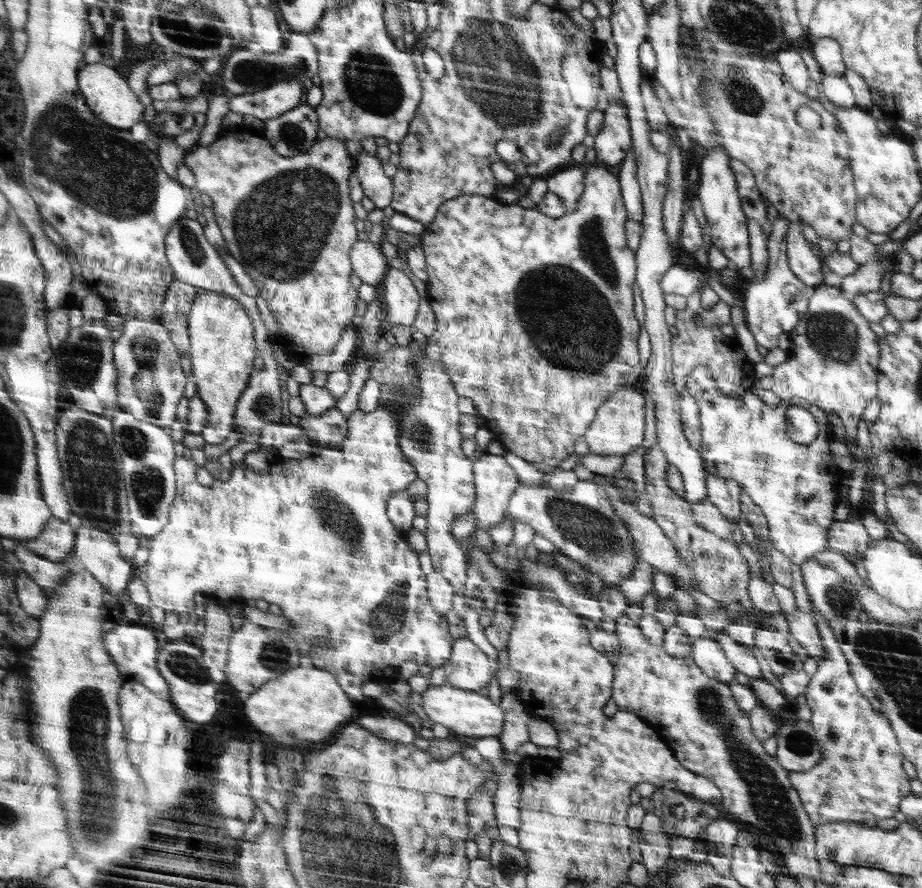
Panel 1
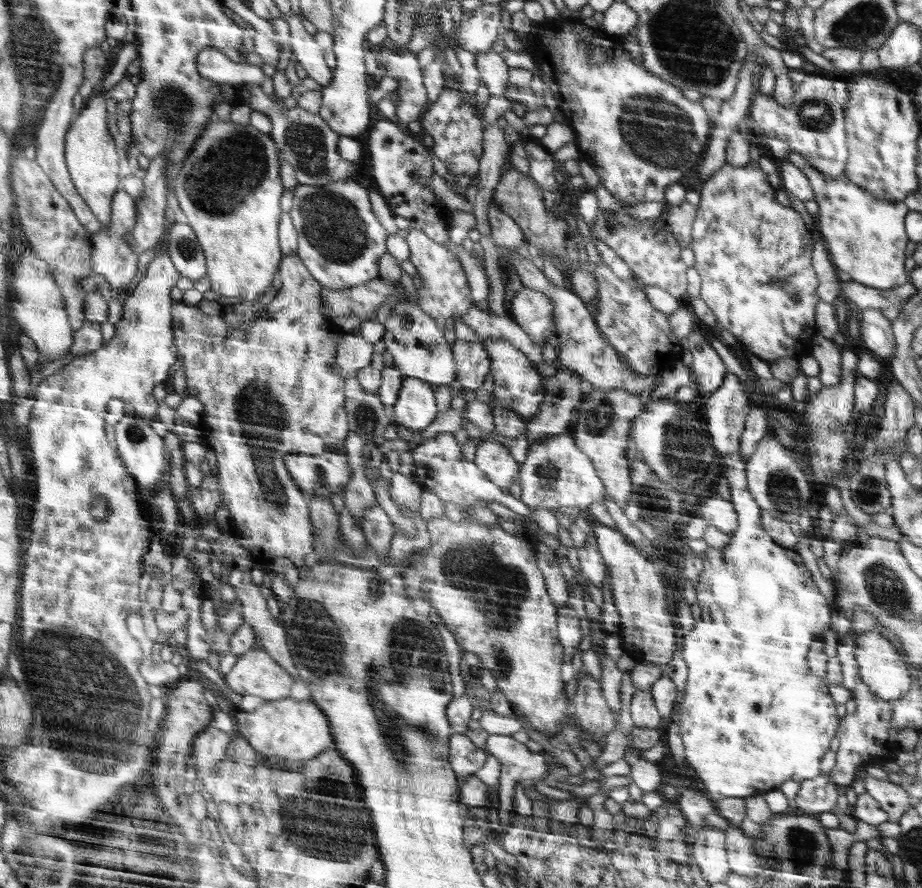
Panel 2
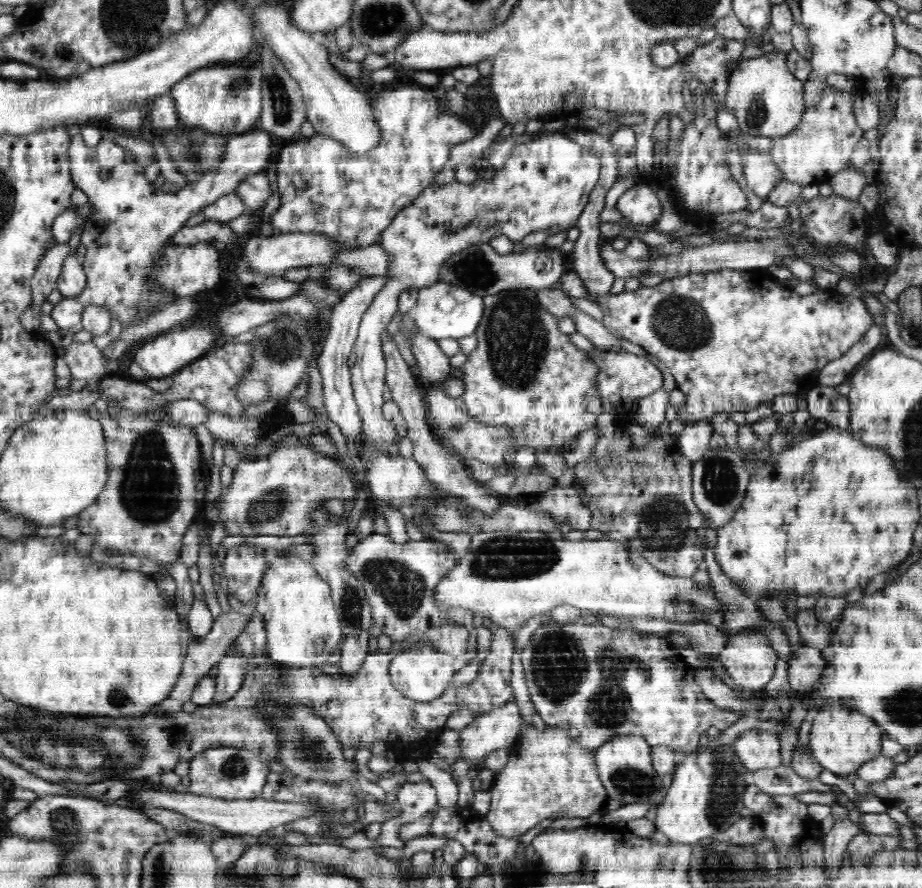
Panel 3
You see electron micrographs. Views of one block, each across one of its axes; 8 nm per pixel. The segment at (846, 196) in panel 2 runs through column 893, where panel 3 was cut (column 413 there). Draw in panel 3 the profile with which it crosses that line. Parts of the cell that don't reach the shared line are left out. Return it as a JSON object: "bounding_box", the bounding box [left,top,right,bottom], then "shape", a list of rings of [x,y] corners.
{"bounding_box":[350,134,602,450],"shape":[[[540,134],[532,138],[530,142],[518,144],[512,150],[512,154],[494,174],[490,182],[480,180],[478,176],[474,184],[449,182],[445,185],[429,185],[425,188],[408,207],[392,220],[392,223],[384,229],[379,236],[379,245],[388,254],[387,282],[372,301],[372,304],[363,314],[357,339],[355,340],[354,352],[357,362],[350,368],[350,378],[353,395],[363,422],[363,440],[368,441],[374,449],[388,450],[393,442],[400,438],[391,421],[387,421],[382,415],[382,406],[385,403],[382,397],[384,390],[386,358],[383,352],[383,333],[386,326],[397,312],[399,312],[399,298],[402,292],[408,288],[424,288],[432,286],[440,278],[442,264],[460,250],[473,244],[488,243],[494,236],[508,236],[510,240],[520,242],[530,232],[548,232],[558,234],[576,226],[582,212],[588,205],[589,196],[595,184],[598,184],[602,157],[591,146],[580,145],[572,138],[566,138],[562,134]]]}

